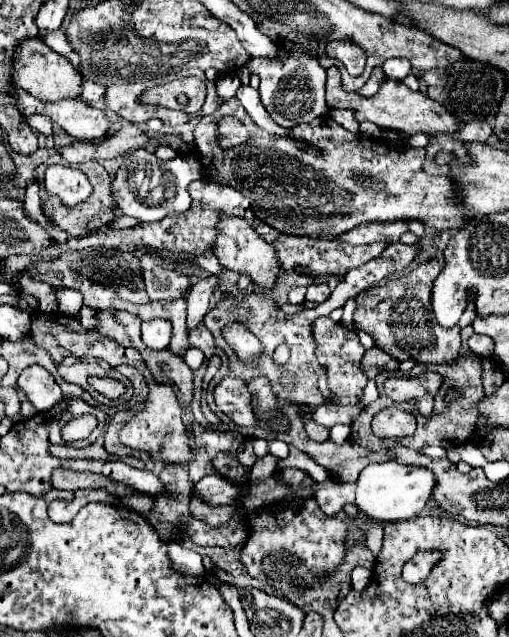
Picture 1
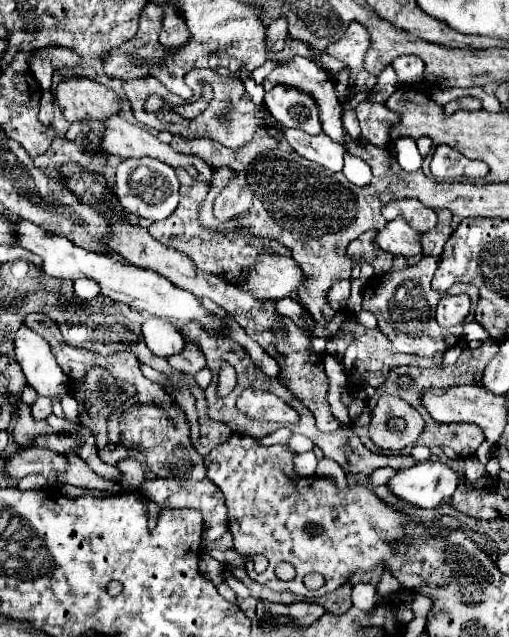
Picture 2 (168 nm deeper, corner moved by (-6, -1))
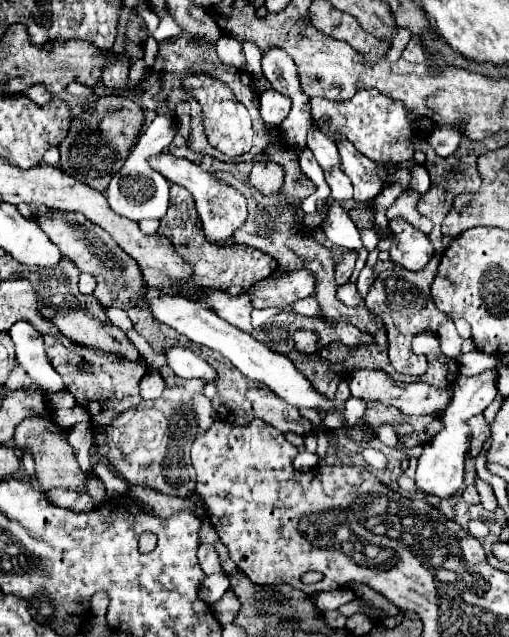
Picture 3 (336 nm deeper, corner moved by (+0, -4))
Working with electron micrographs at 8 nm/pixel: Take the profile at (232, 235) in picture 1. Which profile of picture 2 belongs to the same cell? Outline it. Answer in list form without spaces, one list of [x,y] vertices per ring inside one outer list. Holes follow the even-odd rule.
[[[263,249],[263,261],[255,261],[249,269],[249,291],[257,299],[279,301],[291,291],[299,287],[303,279],[303,271],[293,261],[293,257],[285,257],[273,253],[271,249]]]

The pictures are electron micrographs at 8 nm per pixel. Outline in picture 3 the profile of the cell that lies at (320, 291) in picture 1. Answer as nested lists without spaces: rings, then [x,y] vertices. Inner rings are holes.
[[[343,284],[339,286],[339,300],[347,306],[359,306],[361,304],[361,296],[357,292],[357,286],[355,284]]]

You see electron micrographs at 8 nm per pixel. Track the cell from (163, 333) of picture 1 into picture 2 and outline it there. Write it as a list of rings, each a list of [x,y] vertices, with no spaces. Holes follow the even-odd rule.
[[[147,317],[141,325],[141,331],[147,347],[159,357],[171,357],[173,353],[179,353],[179,349],[183,349],[185,341],[181,333],[161,317]]]

